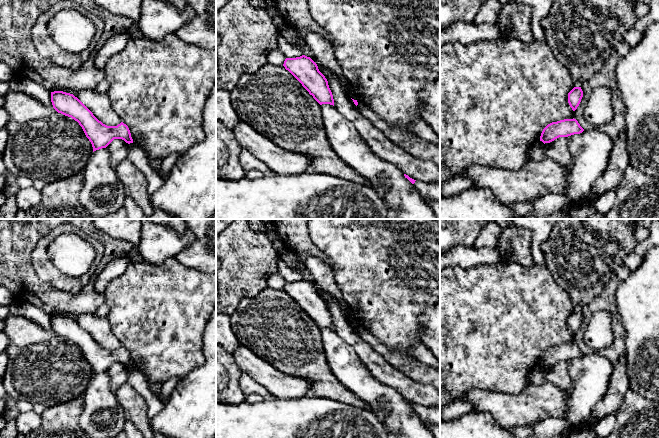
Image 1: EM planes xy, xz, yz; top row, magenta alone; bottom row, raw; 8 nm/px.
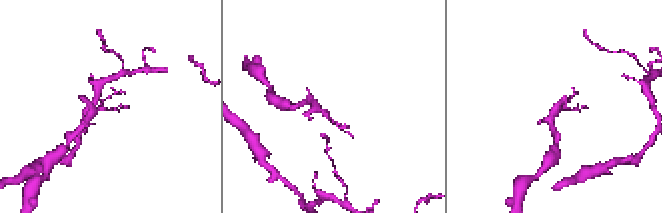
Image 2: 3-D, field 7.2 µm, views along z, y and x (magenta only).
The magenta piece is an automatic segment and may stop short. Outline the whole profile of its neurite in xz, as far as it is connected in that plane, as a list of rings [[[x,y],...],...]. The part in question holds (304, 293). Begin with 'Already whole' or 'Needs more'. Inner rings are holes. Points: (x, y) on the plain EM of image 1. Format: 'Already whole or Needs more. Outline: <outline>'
Already whole. Outline: [[[302,279],[296,282],[286,282],[283,290],[320,329],[330,328],[334,330],[334,323],[328,305],[310,281]]]

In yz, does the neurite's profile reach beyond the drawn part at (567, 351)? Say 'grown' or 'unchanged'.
unchanged

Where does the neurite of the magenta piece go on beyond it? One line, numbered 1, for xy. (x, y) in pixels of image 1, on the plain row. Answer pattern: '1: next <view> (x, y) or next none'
1: next none

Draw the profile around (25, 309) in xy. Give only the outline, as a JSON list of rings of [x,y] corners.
[[[13,302],[9,306],[0,306],[0,319],[4,320],[12,314],[25,317],[42,328],[53,331],[51,316],[29,302]]]

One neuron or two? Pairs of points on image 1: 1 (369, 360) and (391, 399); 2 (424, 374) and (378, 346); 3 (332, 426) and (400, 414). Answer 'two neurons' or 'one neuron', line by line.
1: two neurons
2: one neuron
3: two neurons

